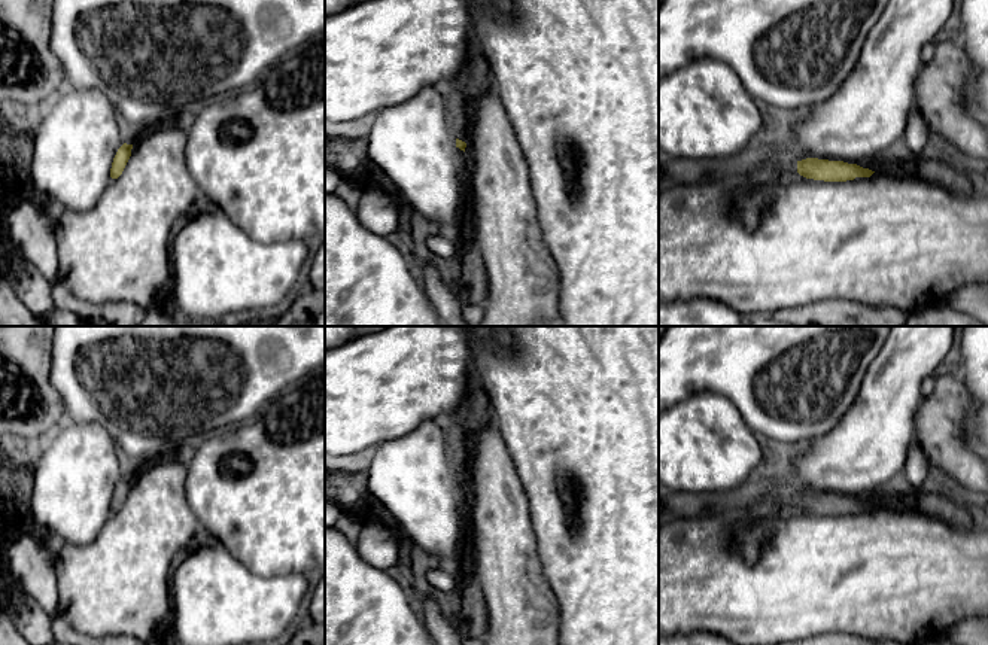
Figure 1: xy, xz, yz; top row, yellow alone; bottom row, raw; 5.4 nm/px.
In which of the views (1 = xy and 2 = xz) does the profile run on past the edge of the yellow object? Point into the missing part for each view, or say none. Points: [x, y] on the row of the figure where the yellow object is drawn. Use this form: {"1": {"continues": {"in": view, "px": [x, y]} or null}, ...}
{"1": {"continues": {"in": "xy", "px": [130, 133]}}, "2": {"continues": {"in": "xz", "px": [459, 99]}}}

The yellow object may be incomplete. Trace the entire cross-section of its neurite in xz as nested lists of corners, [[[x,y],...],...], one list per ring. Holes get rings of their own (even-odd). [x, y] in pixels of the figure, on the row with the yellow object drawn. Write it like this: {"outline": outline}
{"outline": [[[465,69],[455,85],[441,86],[449,128],[456,140],[456,147],[465,152],[468,139],[468,119],[483,92],[483,73]]]}

